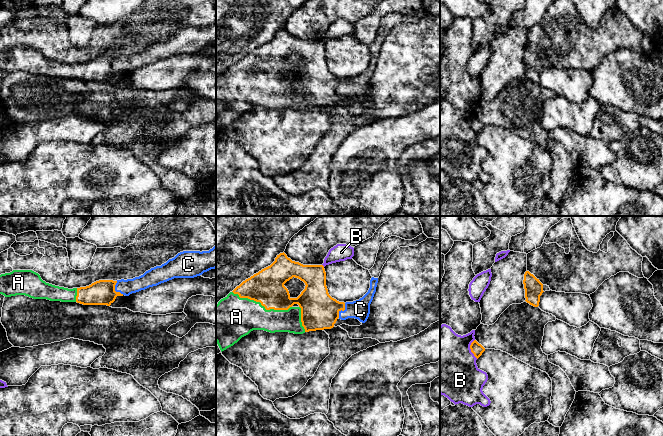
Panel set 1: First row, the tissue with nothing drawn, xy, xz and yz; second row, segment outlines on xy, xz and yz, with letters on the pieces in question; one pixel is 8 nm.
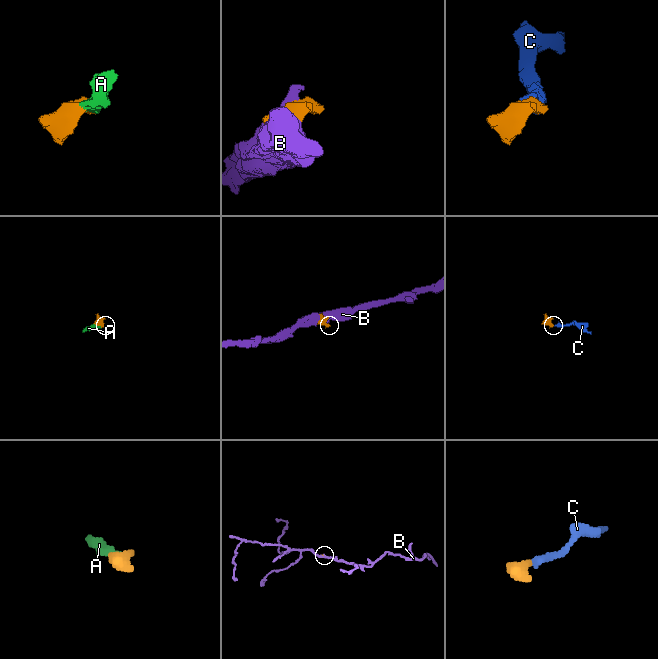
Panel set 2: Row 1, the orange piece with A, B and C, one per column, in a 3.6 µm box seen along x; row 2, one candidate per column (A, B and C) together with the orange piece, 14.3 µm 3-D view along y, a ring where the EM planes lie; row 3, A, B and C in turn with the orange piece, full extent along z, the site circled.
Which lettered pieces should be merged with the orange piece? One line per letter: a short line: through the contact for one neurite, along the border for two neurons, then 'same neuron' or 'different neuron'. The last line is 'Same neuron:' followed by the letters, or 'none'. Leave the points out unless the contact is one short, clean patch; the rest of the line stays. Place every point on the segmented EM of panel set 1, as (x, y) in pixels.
A: same neuron
B: different neuron
C: xz (319, 311), (342, 310), (360, 309) | same neuron
Same neuron: A, C

